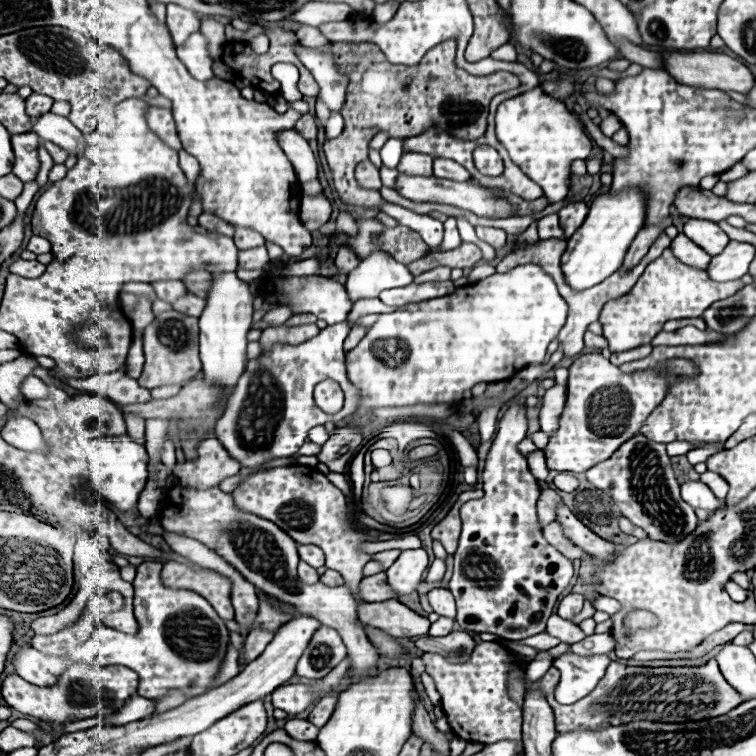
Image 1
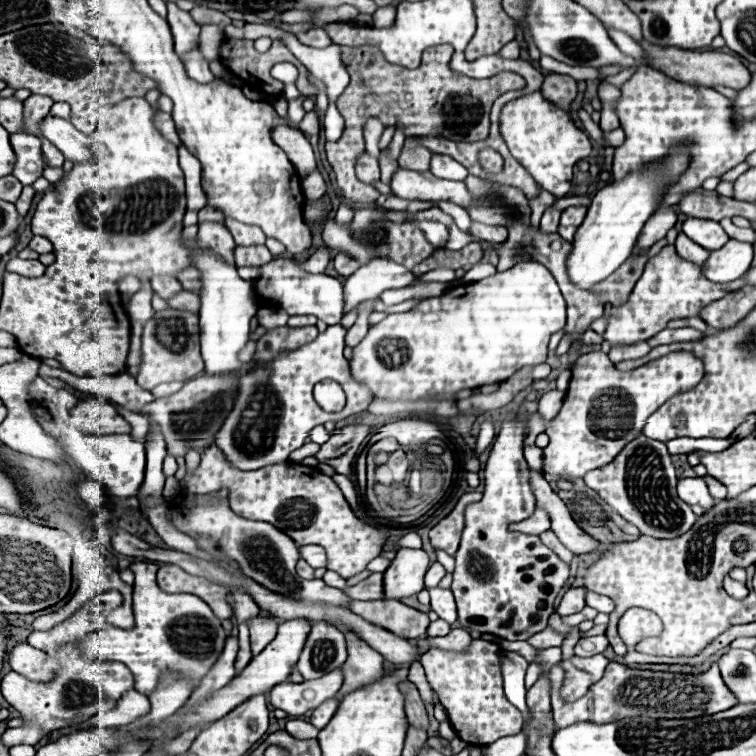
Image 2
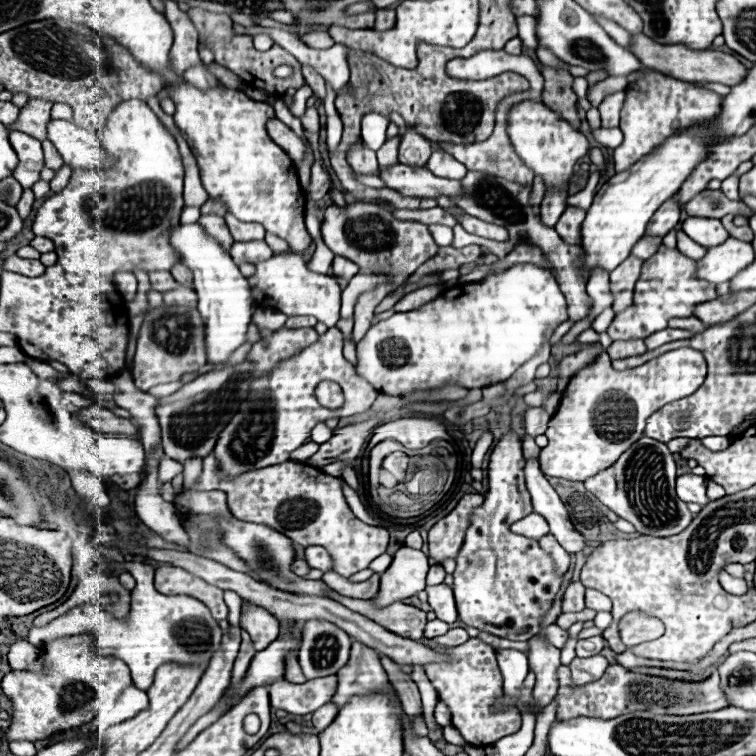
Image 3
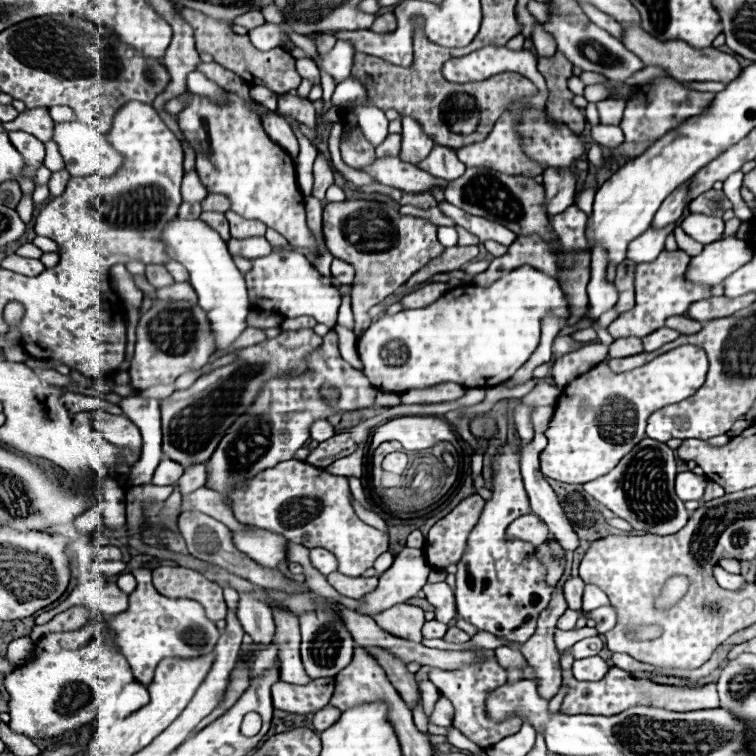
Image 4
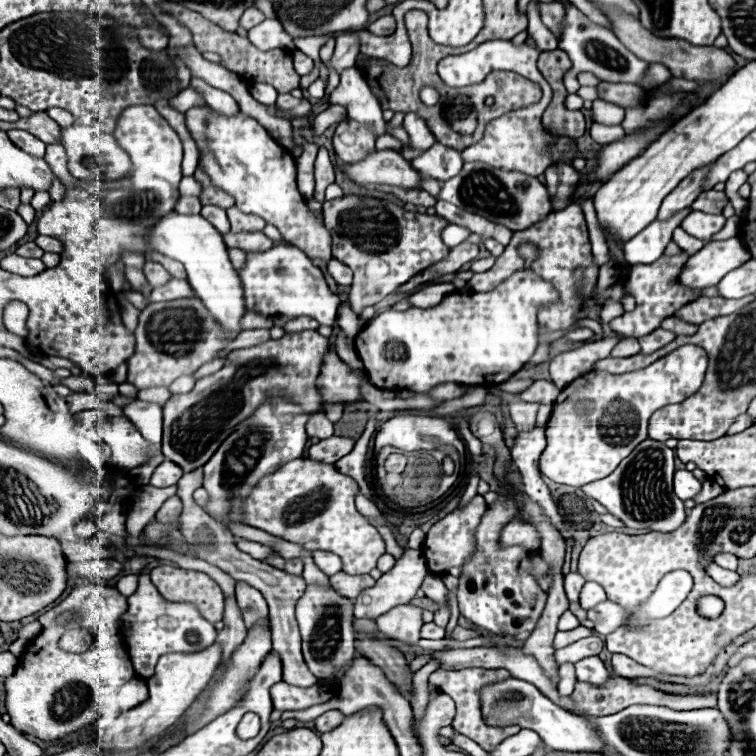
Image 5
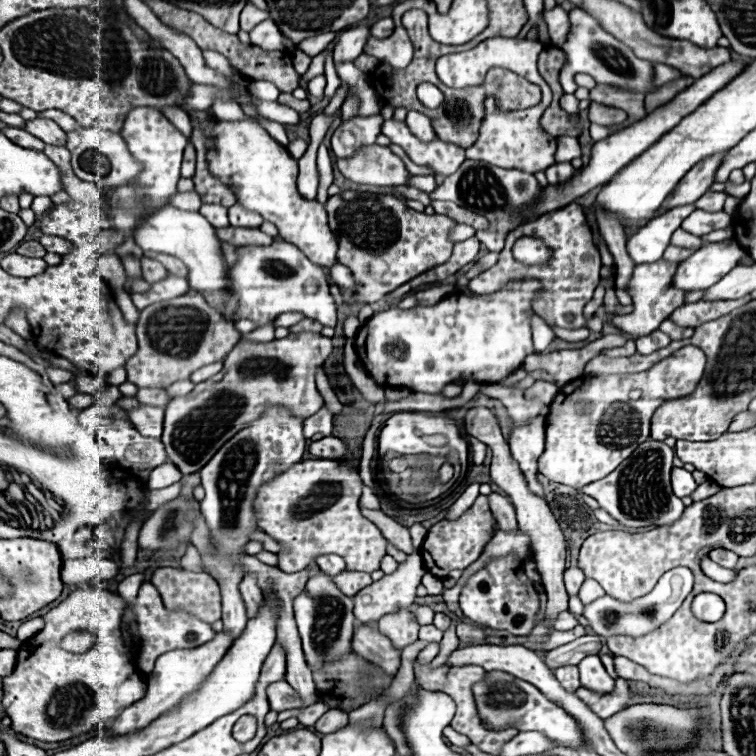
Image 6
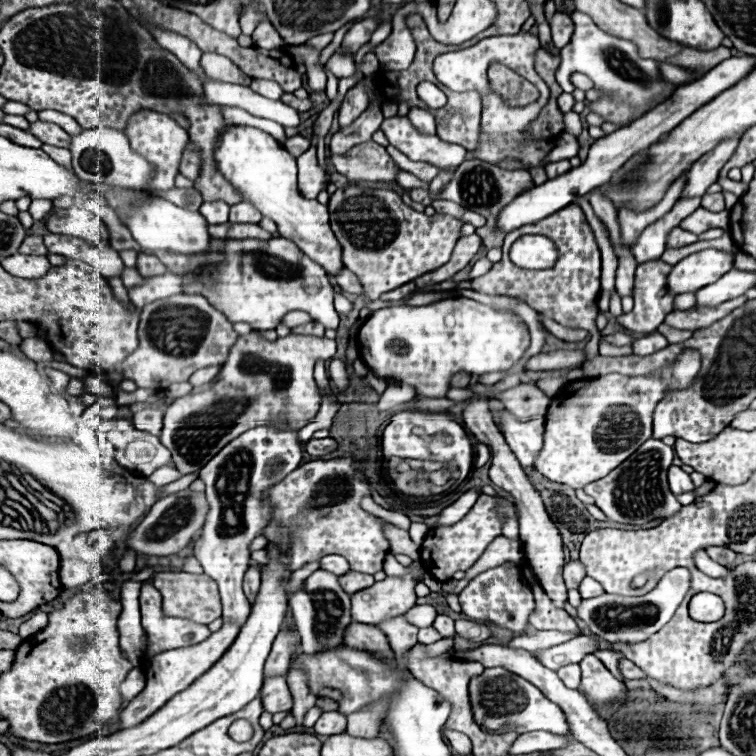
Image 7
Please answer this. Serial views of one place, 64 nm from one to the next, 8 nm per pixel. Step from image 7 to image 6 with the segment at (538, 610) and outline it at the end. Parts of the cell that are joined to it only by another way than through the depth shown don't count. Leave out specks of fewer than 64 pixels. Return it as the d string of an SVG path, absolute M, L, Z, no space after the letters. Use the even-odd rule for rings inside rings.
M560 612L558 618L556 618L556 622L554 622L554 628L556 628L556 630L572 630L576 624L578 624L578 620L574 618L574 614L570 614L570 612Z

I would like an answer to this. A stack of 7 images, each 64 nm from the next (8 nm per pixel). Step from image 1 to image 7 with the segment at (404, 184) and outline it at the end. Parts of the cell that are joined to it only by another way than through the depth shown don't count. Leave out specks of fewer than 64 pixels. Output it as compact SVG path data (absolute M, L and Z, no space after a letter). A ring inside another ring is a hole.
M376 142L358 144L346 156L332 154L332 164L352 182L392 182L396 184L396 176L400 168L394 164L384 146ZM376 148L376 154L374 154Z

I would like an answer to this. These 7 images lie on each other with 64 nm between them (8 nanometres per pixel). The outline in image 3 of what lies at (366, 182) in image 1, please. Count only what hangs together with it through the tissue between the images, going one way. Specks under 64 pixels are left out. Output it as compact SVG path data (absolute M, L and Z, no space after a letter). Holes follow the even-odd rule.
M366 146L352 148L348 152L348 162L350 162L350 166L356 174L364 174L364 176L374 174L374 176L378 176L378 172L380 172L378 162L376 162L376 152L372 152Z

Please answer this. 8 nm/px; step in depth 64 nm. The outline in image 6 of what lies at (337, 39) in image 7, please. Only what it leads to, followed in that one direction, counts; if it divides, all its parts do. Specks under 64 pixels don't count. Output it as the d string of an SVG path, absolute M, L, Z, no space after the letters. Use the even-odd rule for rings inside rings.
M318 54L316 58L312 58L312 64L310 64L308 72L302 76L302 84L308 84L318 74L324 74L324 54Z

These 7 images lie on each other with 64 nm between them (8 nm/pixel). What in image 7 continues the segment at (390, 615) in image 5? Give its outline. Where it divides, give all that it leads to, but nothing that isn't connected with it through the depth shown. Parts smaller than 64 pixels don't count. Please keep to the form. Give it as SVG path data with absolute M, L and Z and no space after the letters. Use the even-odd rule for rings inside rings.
M396 616L396 620L384 620L384 624L380 624L378 628L388 636L390 646L396 652L396 658L400 658L408 648L418 644L418 640L416 640L418 628L408 624L408 620L404 620L404 616Z

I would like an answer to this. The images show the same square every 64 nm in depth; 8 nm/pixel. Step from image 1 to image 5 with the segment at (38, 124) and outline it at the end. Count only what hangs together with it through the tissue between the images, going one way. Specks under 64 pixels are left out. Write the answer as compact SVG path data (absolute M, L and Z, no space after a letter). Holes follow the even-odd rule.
M84 124L66 126L60 132L62 132L60 144L66 150L68 170L70 170L70 174L74 178L80 178L80 180L98 178L98 180L106 180L108 182L108 180L118 180L118 178L122 178L122 176L126 176L130 172L130 168L132 168L130 156L118 146L118 142L114 140L112 134L100 132L98 128L84 126Z

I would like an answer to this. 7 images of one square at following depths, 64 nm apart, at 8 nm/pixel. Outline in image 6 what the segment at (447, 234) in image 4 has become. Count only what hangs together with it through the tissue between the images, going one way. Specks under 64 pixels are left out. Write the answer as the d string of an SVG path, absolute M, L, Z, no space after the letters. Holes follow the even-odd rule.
M456 224L456 228L452 228L452 232L450 232L450 240L452 242L464 242L464 240L468 240L468 238L472 238L474 236L474 228L468 228L466 224Z

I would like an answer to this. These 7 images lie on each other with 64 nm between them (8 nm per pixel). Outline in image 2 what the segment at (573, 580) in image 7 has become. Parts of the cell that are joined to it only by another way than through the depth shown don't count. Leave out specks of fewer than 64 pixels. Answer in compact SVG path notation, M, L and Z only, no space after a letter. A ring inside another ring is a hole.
M570 588L566 594L564 594L564 598L562 598L562 602L560 602L560 606L556 608L556 612L560 614L560 616L570 616L570 614L576 614L576 612L580 612L582 608L584 608L584 588Z

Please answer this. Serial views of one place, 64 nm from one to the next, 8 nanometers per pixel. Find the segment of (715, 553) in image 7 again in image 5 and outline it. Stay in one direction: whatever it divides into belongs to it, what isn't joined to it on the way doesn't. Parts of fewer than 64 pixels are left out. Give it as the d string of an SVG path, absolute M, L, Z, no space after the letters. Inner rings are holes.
M718 554L718 556L714 558L714 562L716 562L718 566L722 566L722 568L726 568L726 570L732 570L732 572L738 568L738 558L732 556L732 554Z

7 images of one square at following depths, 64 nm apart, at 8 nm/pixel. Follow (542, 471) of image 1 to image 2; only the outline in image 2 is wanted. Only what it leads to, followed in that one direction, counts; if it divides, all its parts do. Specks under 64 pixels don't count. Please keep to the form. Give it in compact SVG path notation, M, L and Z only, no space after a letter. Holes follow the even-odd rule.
M528 446L528 448L524 448L524 456L526 456L526 462L528 462L530 470L534 470L538 474L544 474L542 472L542 450L540 448Z

